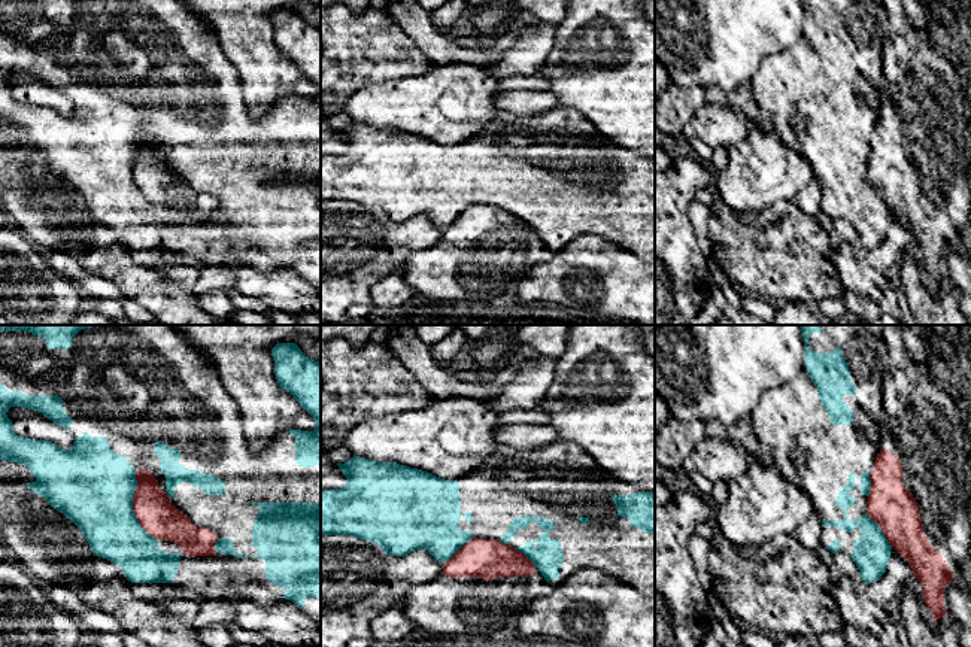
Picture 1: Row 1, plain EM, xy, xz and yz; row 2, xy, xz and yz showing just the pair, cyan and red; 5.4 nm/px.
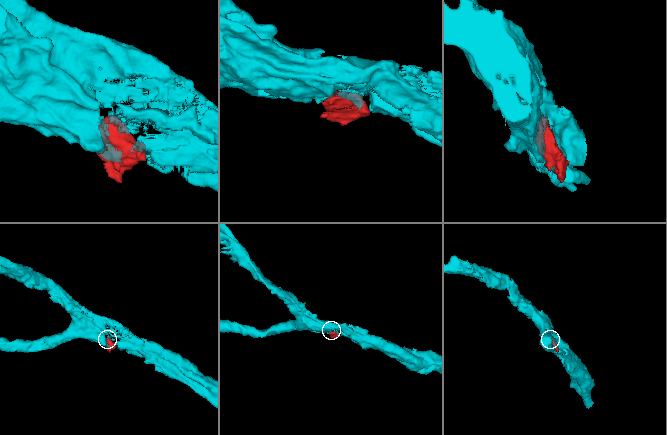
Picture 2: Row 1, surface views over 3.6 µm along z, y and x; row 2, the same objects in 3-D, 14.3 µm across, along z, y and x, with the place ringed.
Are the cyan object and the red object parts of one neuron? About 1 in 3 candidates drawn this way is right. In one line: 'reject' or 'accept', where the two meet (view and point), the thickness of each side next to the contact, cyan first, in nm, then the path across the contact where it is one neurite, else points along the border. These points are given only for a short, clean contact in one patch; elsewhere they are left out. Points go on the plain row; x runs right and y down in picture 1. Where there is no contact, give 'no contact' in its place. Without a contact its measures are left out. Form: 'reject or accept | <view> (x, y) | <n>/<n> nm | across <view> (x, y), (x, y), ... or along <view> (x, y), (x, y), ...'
reject | xy (132, 173) | 440/200 nm

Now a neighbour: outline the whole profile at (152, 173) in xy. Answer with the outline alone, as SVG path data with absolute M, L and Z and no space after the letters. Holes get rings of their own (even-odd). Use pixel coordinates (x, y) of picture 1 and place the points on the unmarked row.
M145 134L136 139L137 154L133 162L133 177L140 192L154 204L172 207L188 222L210 222L216 200L195 192L182 177L172 171L167 158L158 154L158 146Z

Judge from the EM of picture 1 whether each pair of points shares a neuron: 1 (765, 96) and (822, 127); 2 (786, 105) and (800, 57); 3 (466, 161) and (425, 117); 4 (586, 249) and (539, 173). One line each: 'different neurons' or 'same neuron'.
1: same neuron
2: same neuron
3: different neurons
4: different neurons

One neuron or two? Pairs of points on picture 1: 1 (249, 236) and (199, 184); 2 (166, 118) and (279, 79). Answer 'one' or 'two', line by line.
1: one
2: two

